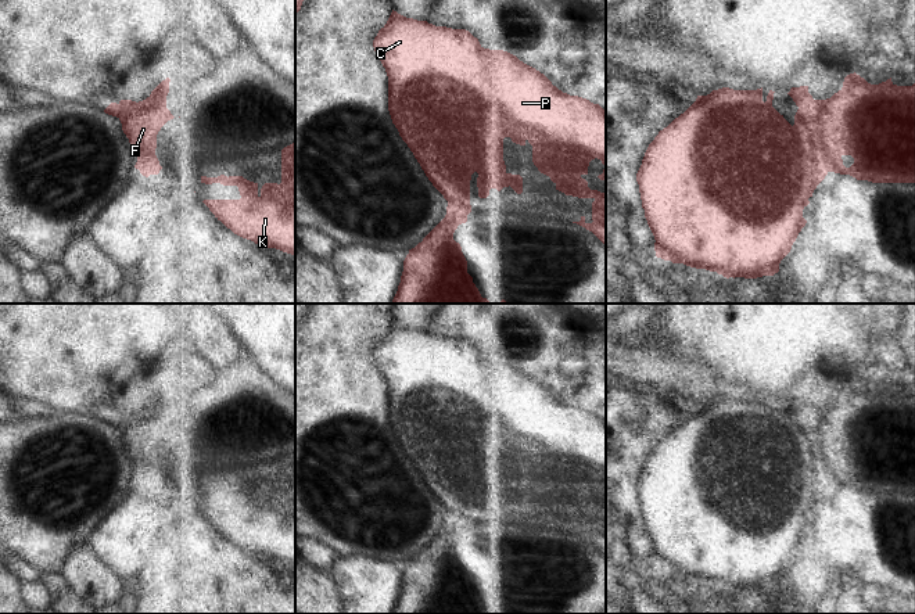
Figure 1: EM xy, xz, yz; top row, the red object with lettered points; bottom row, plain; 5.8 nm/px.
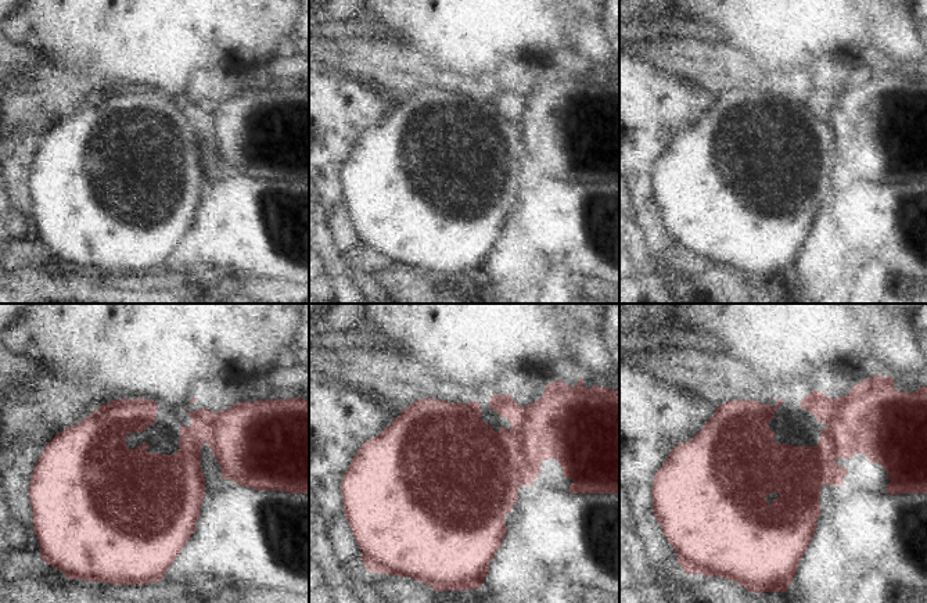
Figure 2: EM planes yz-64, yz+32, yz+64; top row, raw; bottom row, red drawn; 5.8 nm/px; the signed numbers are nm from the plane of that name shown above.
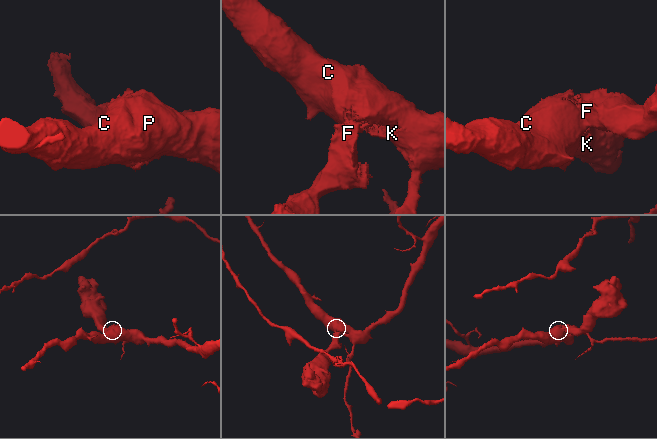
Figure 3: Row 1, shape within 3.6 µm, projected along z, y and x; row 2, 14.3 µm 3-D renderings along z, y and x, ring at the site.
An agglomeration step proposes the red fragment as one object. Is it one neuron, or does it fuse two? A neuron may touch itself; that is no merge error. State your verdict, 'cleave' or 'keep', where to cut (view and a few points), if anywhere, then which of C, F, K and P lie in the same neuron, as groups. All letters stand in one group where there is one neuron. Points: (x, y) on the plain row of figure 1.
cleave; cut yz (799, 417), (815, 435), (817, 465), (828, 481); groups C K P / F

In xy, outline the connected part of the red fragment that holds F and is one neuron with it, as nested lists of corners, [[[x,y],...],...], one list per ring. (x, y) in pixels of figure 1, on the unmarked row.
[[[169,388],[162,391],[143,412],[121,410],[104,420],[105,424],[121,431],[122,441],[137,467],[136,480],[154,473],[157,445],[168,431],[175,428],[166,419],[169,392]]]

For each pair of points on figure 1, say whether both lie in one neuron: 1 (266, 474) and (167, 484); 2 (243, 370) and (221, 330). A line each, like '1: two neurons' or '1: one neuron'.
1: one neuron
2: one neuron

